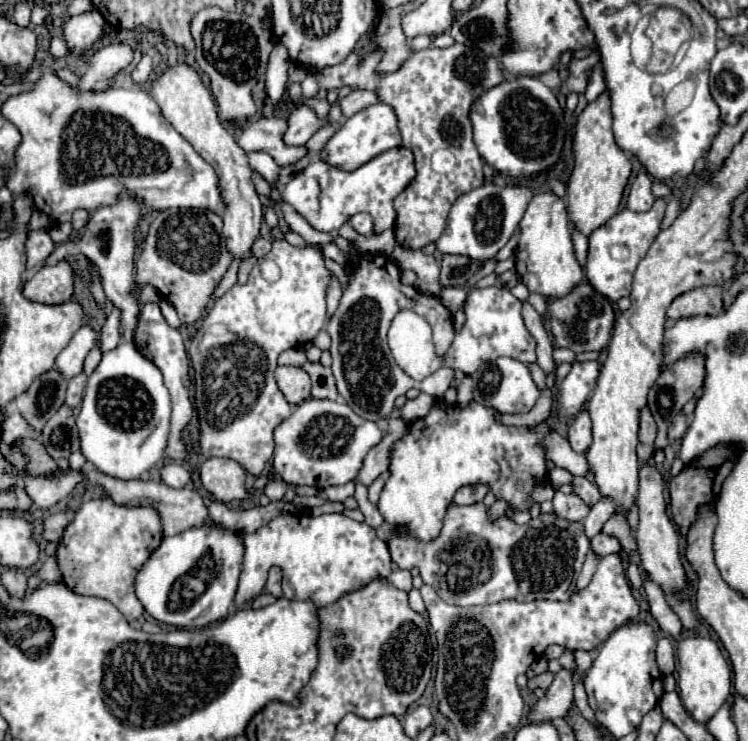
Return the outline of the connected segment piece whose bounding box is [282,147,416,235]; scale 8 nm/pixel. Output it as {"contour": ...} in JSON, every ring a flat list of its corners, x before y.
{"contour":[[396,147,380,153,360,169,348,173,342,169,334,169,324,161,310,163,302,169,284,189,282,201,292,205,298,215,302,215,316,231,338,231,342,223,346,223,352,215,366,211,374,221,374,235,380,235,386,229,394,227,396,211,394,197,406,189,406,185,416,177,414,155,406,147]]}

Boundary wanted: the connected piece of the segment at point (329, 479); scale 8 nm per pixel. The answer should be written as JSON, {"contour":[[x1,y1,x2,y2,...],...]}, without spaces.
{"contour":[[310,397,310,399,302,401,294,409,294,413,274,431,276,449,274,449,272,467,286,483,310,485,310,487,316,487,316,489,324,489,324,487,332,487,332,485,344,485,344,483,356,479,366,453,374,445,378,445,382,435,384,433,380,431,380,427,376,423,358,417,346,403,336,403,336,401,312,399]]}

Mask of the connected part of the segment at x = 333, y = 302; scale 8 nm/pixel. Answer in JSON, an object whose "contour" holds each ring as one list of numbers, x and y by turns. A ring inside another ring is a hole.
{"contour":[[336,275,330,277,330,285,328,285,328,291,326,291,326,303,328,303,328,317,330,313,334,313,334,309,338,307,338,301,342,297,342,287,340,287,340,281]]}

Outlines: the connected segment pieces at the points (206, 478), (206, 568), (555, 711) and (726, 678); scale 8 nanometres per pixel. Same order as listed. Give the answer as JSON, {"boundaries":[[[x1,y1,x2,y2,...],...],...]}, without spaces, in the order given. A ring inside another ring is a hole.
{"boundaries":[[[212,457,202,463,200,479,206,491,210,491,222,503,230,503,234,499,244,501,252,497,246,485,246,471,238,461]],[[222,525,212,527,190,527,178,535,164,537,160,547,148,557,148,561,138,571,134,581,136,597,144,605,144,609,160,623,176,625,176,627,204,627,212,621,224,619,230,603,234,601,238,575,244,559,244,543,242,537]],[[560,669,554,677,554,683,546,691,544,699,538,699,534,709,530,711,530,721,550,721,554,717,566,717,566,709,572,705,572,671]],[[686,635,678,643,678,695,692,715,692,719,700,725,706,725,712,715,724,705,732,689,732,673,722,657,718,645,708,637]]]}

